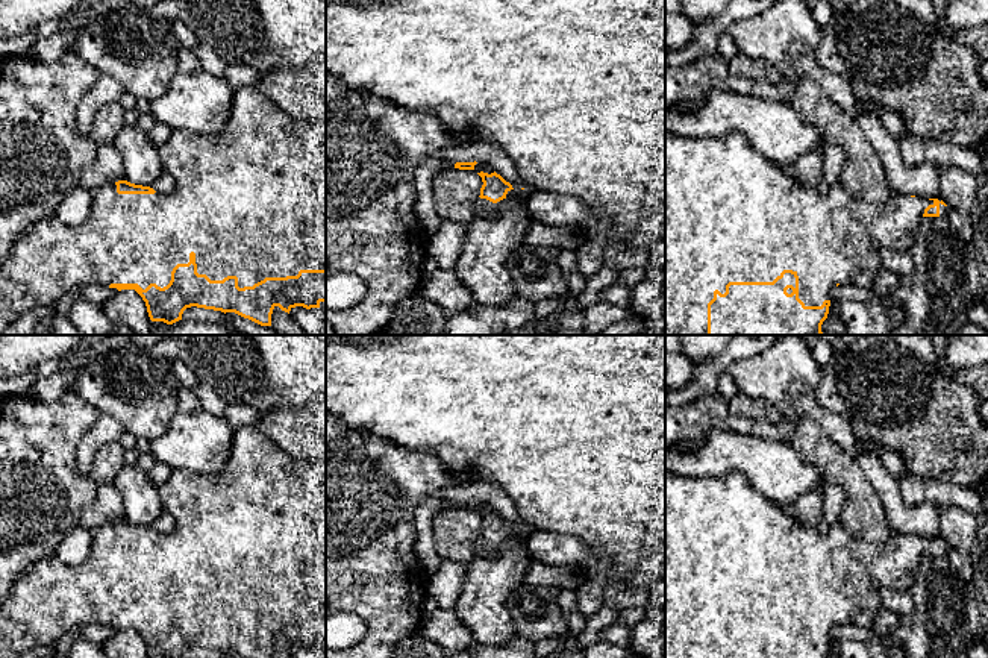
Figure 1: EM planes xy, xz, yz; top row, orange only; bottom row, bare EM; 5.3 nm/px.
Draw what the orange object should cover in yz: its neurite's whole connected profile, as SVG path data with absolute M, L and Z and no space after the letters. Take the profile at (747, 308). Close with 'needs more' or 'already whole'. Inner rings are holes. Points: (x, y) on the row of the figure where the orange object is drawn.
M665 132L665 335L823 335L821 324L829 314L829 294L838 285L852 284L853 279L862 271L877 273L882 268L880 264L880 250L893 249L906 252L914 244L915 235L918 232L918 223L921 217L946 217L947 205L940 199L926 199L917 196L894 194L888 203L876 203L859 199L844 190L841 185L830 185L826 194L821 194L818 190L806 188L799 182L793 180L783 173L782 168L764 159L747 141L747 138L738 132L727 133L724 136L680 136L676 133Z; needs more

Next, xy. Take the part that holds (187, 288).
M262 74L259 76L258 80L235 91L233 99L232 99L229 120L220 133L217 133L217 135L191 135L183 129L173 129L168 141L165 144L162 144L161 147L158 147L158 155L161 158L164 171L167 171L176 182L176 186L171 193L161 194L161 193L156 193L150 186L135 185L127 180L118 180L115 183L100 185L92 190L91 214L83 223L73 226L73 224L64 223L58 217L52 217L52 218L39 220L39 221L33 223L32 226L29 226L15 240L11 253L5 259L0 261L0 335L8 327L11 327L15 321L18 321L23 315L26 315L27 312L30 312L39 306L58 302L65 293L68 293L71 288L74 288L77 285L86 287L91 284L105 285L105 287L114 288L117 291L135 290L145 302L150 320L152 321L164 321L167 324L173 324L173 323L182 320L183 311L191 306L221 311L224 314L235 312L235 314L238 314L244 318L249 318L261 326L271 326L271 314L276 306L279 306L282 311L285 311L288 314L295 306L303 306L306 309L320 308L320 303L326 302L326 121L320 123L320 124L311 124L308 121L303 121L303 120L288 115L285 111L277 108L270 99L267 99L261 92L261 89L259 89L261 80L262 80Z; needs more

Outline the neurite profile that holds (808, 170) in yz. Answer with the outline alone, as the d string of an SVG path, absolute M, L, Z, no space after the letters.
M814 149L783 168L783 173L806 188L817 190L823 177L823 149Z

